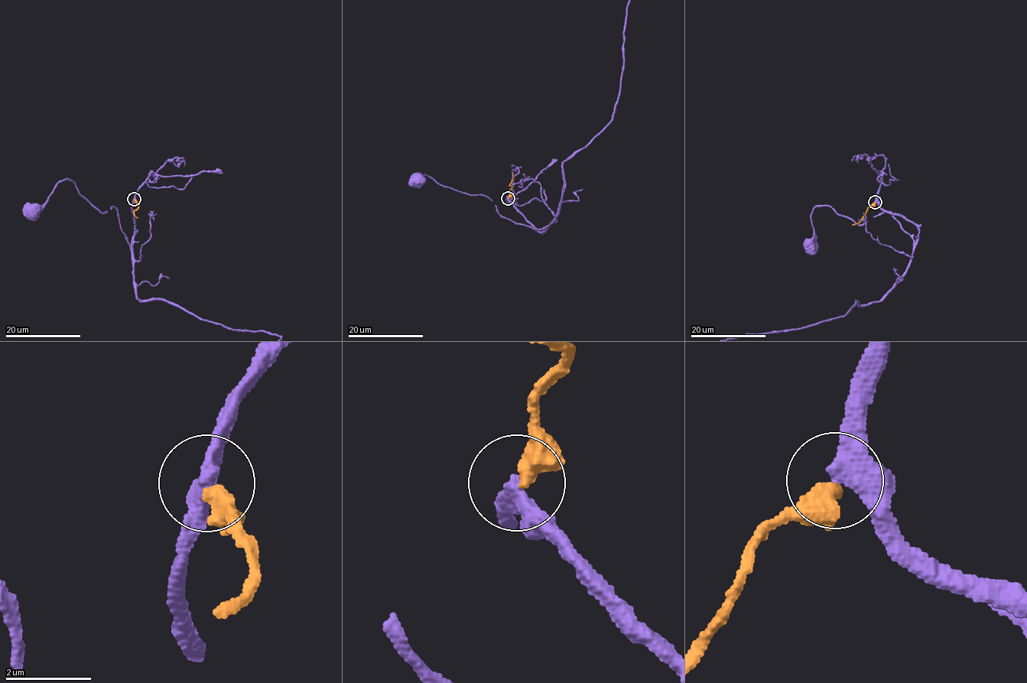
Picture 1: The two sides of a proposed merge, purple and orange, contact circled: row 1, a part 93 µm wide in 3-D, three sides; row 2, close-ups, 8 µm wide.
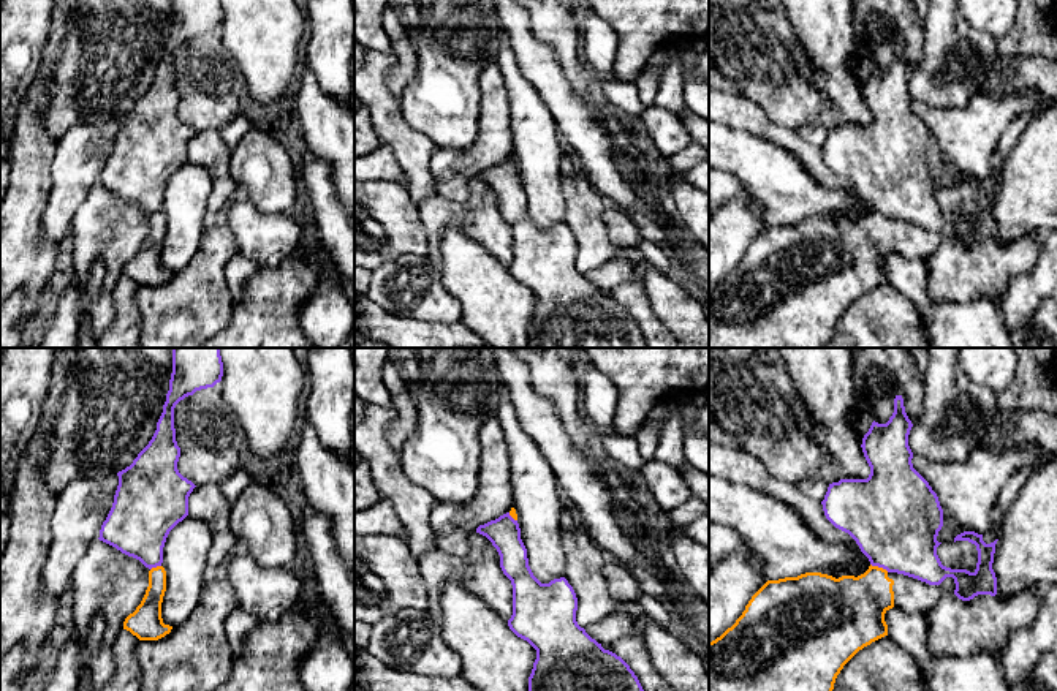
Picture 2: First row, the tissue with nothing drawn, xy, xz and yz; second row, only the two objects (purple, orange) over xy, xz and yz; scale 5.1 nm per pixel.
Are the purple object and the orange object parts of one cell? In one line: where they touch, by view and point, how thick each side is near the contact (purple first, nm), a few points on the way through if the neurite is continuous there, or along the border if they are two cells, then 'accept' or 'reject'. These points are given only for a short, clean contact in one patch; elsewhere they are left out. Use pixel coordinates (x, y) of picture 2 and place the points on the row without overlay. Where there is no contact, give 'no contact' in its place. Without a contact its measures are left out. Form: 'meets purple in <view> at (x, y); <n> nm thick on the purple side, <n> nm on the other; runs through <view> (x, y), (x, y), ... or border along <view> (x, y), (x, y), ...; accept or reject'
meets purple in yz at (880, 212); 440 nm thick on the purple side, 320 nm on the other; border along yz (871, 209), (888, 217); reject

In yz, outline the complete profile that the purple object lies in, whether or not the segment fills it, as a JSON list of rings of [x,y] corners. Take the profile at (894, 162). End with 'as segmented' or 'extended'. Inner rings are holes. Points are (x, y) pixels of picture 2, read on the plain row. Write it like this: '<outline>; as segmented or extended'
[[[902,41],[894,44],[894,59],[886,70],[872,68],[862,84],[862,98],[870,112],[867,125],[840,125],[828,133],[821,147],[826,164],[839,176],[848,179],[872,212],[888,218],[904,220],[929,231],[940,231],[946,223],[956,229],[954,240],[962,247],[970,247],[978,240],[997,240],[997,223],[992,215],[995,185],[991,190],[983,187],[983,180],[964,177],[956,187],[968,187],[976,191],[978,209],[973,218],[967,215],[951,215],[941,210],[937,193],[938,177],[943,172],[943,155],[937,139],[929,128],[913,114],[913,98],[908,92],[908,81],[913,70],[908,65]]]; as segmented

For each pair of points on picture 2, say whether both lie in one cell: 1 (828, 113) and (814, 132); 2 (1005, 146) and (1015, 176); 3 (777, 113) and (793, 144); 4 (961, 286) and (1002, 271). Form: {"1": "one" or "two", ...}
{"1": "two", "2": "two", "3": "two", "4": "one"}

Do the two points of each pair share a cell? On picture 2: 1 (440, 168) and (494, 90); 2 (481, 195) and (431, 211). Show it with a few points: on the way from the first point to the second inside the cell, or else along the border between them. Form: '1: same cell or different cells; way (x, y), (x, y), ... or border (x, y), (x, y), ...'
1: same cell; way (464, 165), (494, 135), (494, 114)
2: same cell; way (469, 207), (465, 211), (443, 211)

